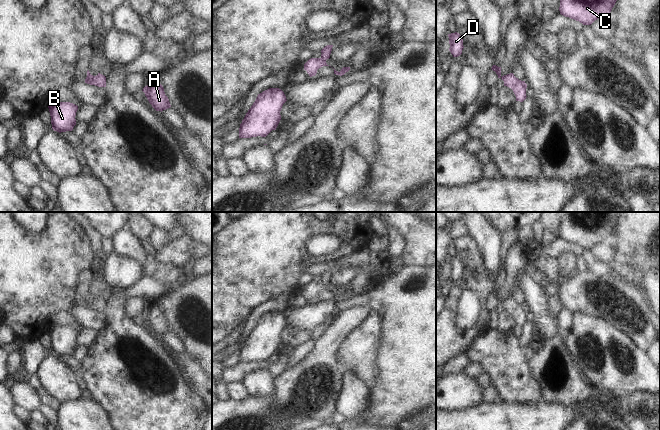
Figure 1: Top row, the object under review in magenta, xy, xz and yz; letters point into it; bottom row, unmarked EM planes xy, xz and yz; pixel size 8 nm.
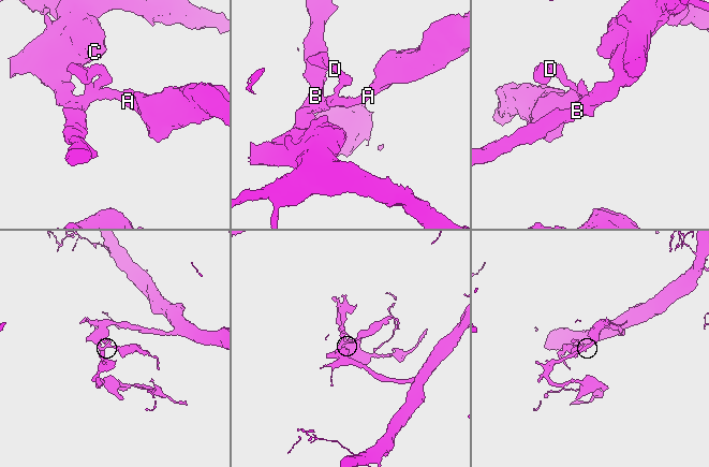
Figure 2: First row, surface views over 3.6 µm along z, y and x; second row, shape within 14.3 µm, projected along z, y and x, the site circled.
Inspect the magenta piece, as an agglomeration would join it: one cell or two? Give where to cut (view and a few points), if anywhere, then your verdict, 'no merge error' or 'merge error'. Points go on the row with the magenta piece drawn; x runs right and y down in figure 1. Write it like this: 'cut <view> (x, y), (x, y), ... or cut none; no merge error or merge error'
cut none; no merge error

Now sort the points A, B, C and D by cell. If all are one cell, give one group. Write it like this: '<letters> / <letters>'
A B C D

